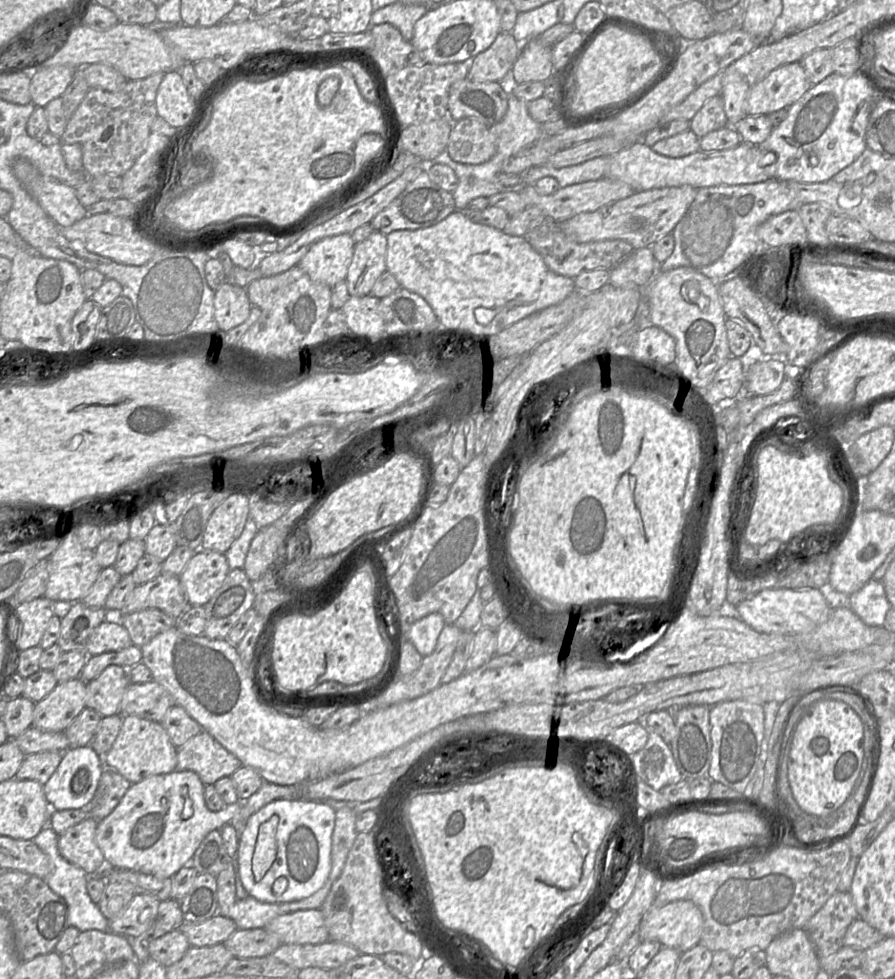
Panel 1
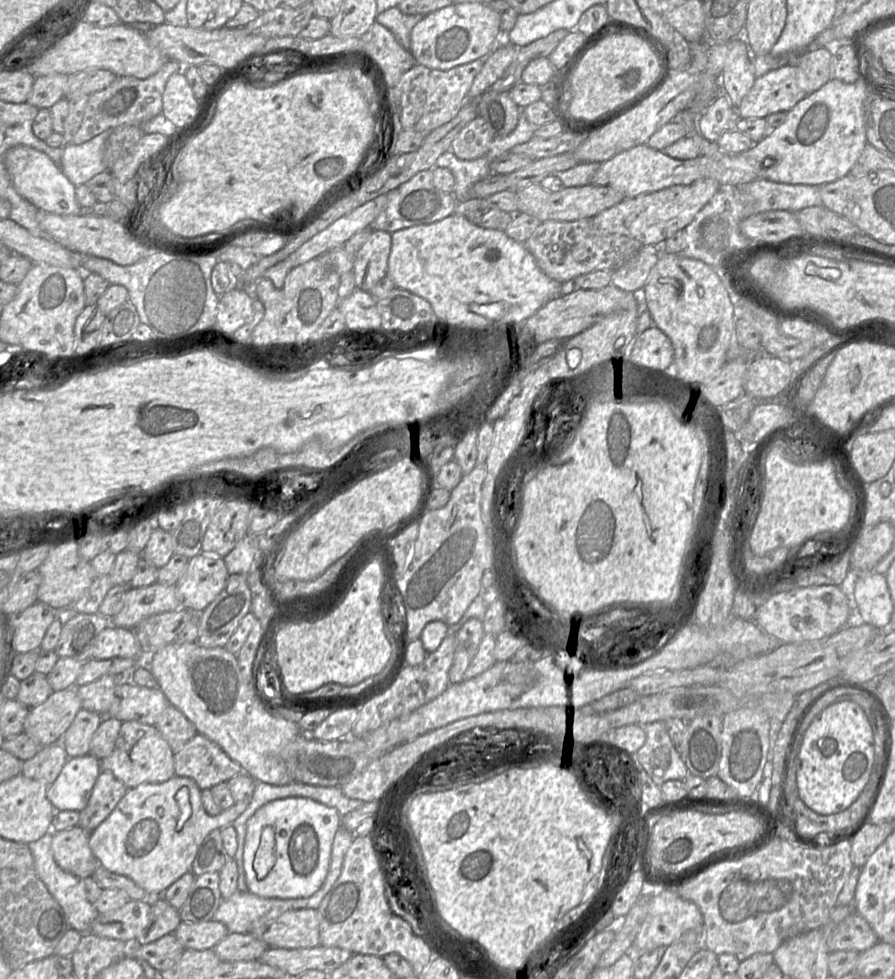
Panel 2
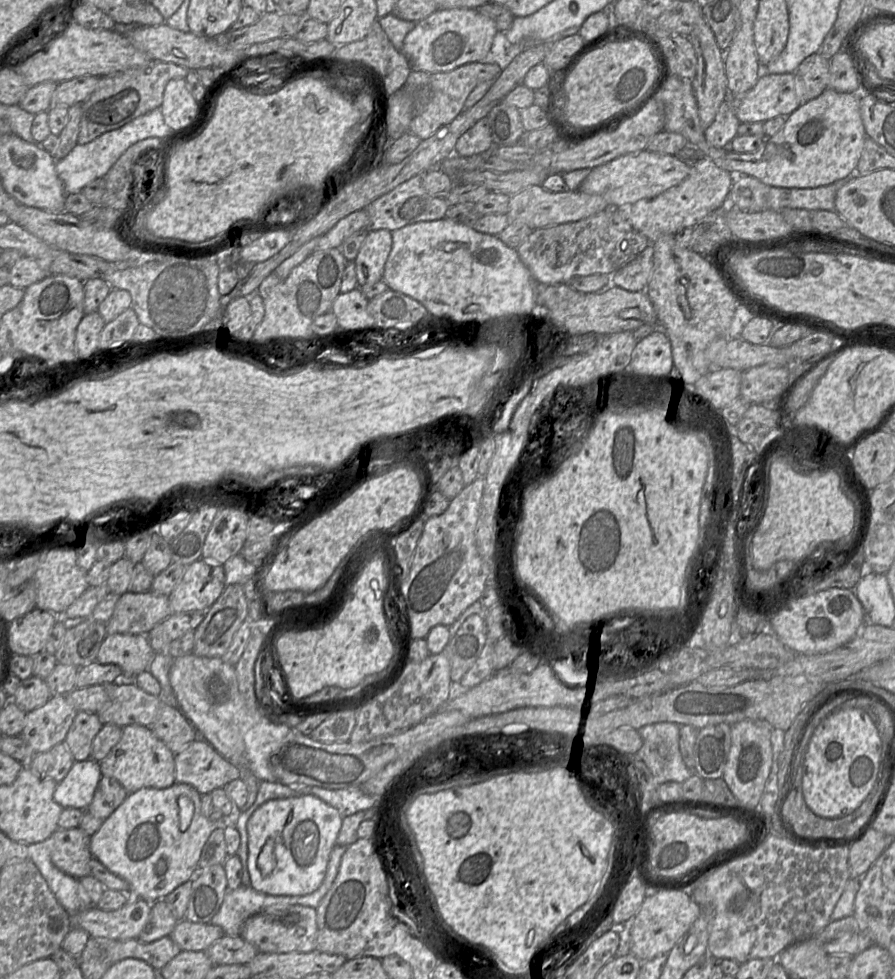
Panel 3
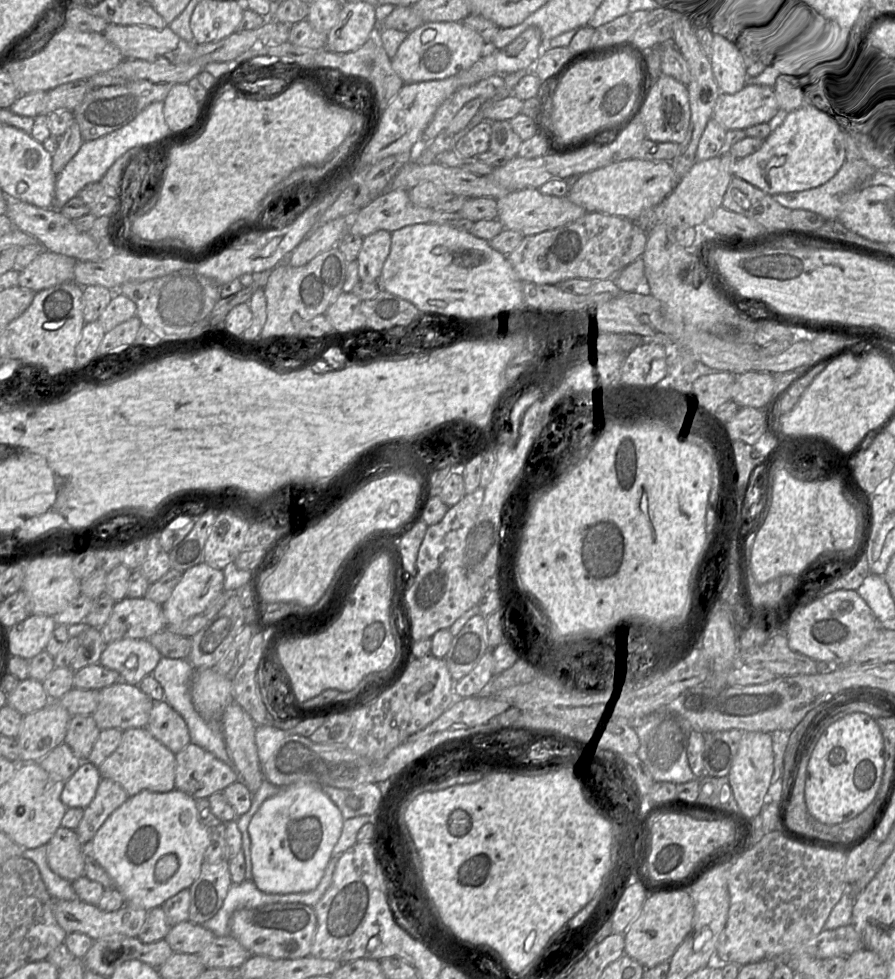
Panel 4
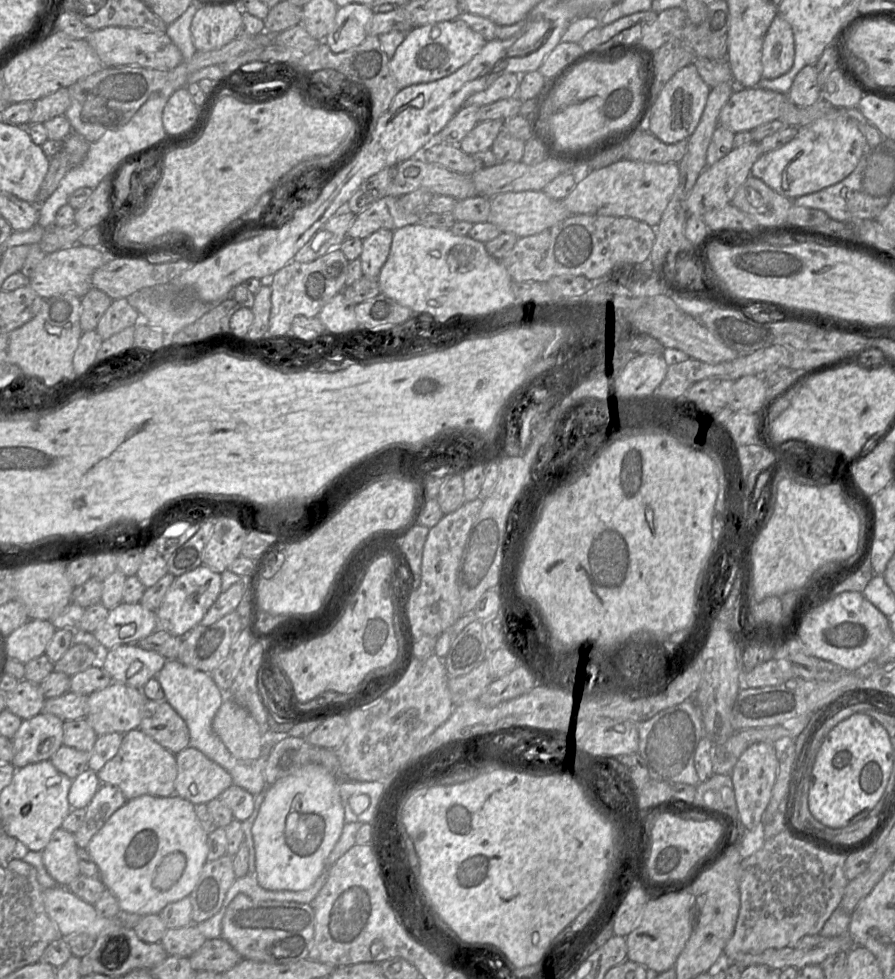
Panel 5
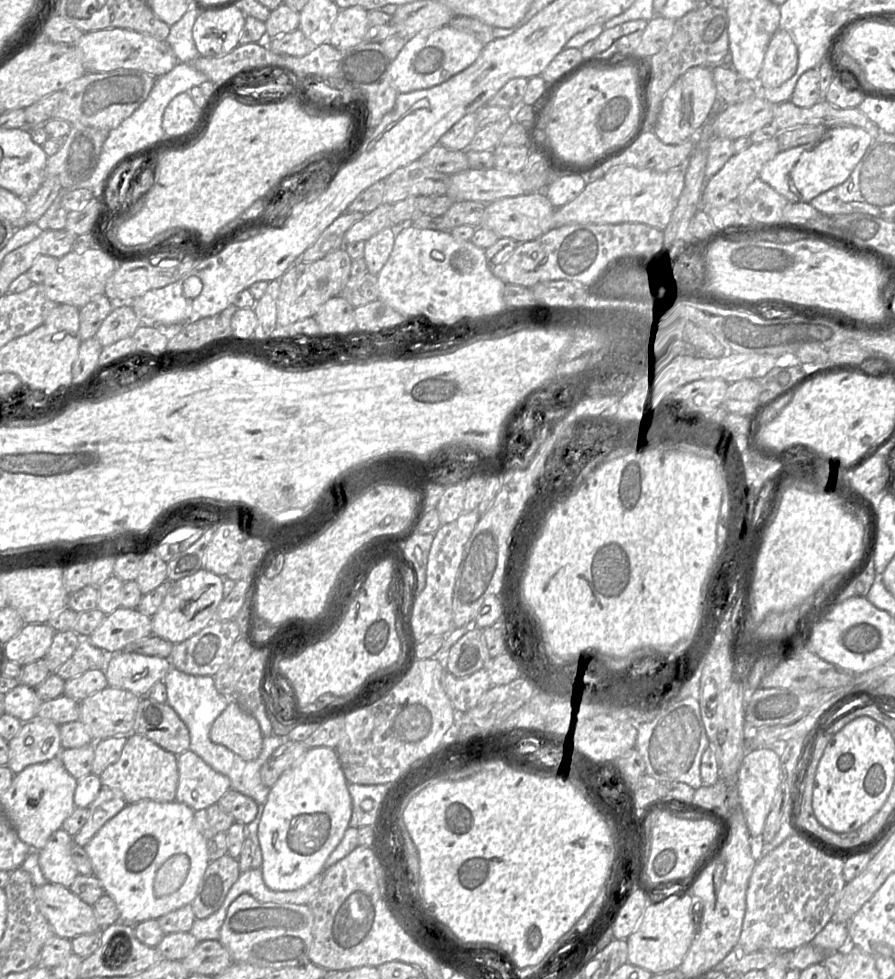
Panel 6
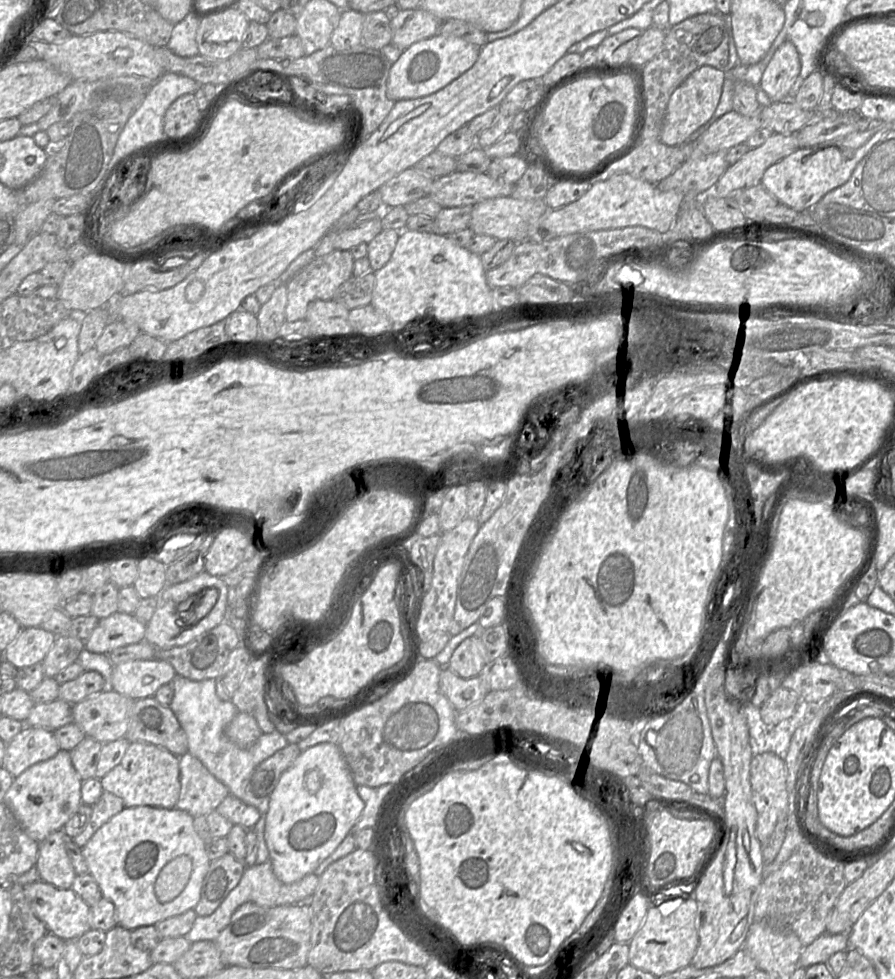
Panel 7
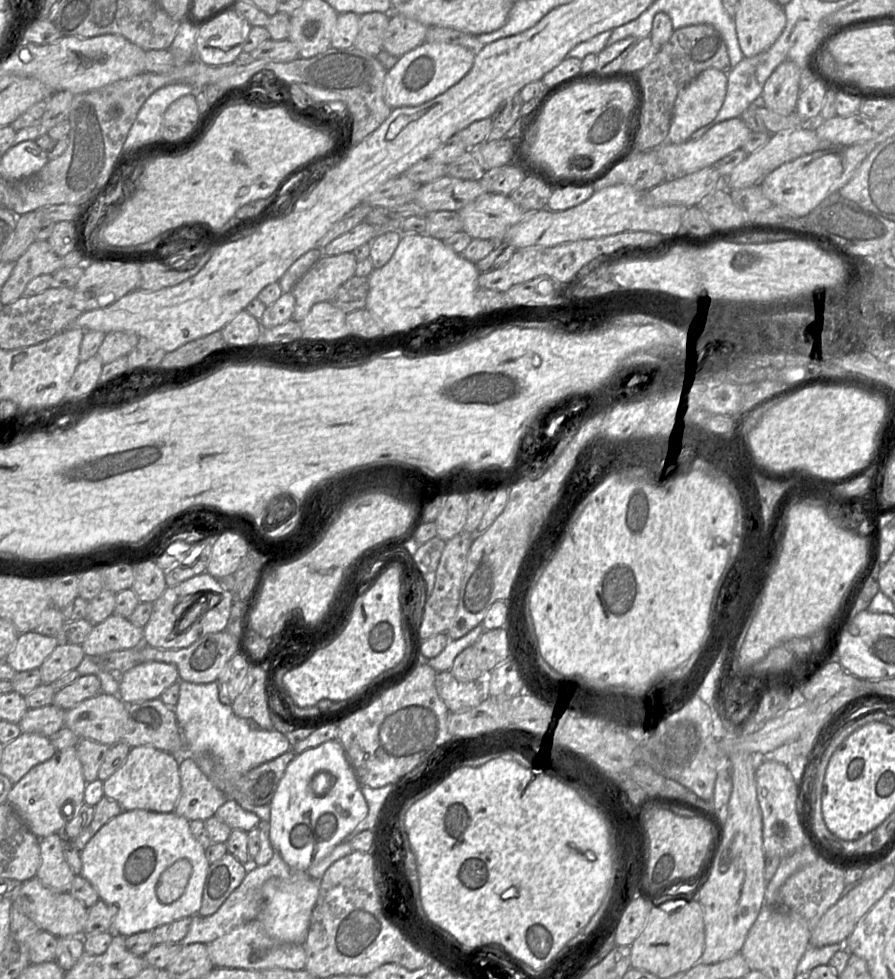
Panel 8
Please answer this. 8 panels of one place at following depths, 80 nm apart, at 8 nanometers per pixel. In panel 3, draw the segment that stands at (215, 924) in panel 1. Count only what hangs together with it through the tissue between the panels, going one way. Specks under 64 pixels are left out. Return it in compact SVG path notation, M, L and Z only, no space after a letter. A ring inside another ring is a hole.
M183 919L176 924L169 936L181 950L207 951L224 935L223 929L217 925L193 923Z

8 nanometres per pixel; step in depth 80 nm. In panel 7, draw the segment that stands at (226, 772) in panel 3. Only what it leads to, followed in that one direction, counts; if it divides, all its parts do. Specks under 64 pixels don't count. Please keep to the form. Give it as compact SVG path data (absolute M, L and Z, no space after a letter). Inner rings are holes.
M191 753L179 757L180 796L176 808L193 817L207 816L230 794L206 766Z

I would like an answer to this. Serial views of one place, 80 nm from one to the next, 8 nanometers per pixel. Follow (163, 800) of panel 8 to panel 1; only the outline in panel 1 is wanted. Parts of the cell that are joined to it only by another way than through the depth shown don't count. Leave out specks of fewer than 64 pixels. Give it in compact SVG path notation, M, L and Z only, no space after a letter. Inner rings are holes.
M123 716L121 729L110 751L104 756L106 768L118 772L131 784L145 778L168 774L177 768L177 748L160 724L137 716Z

